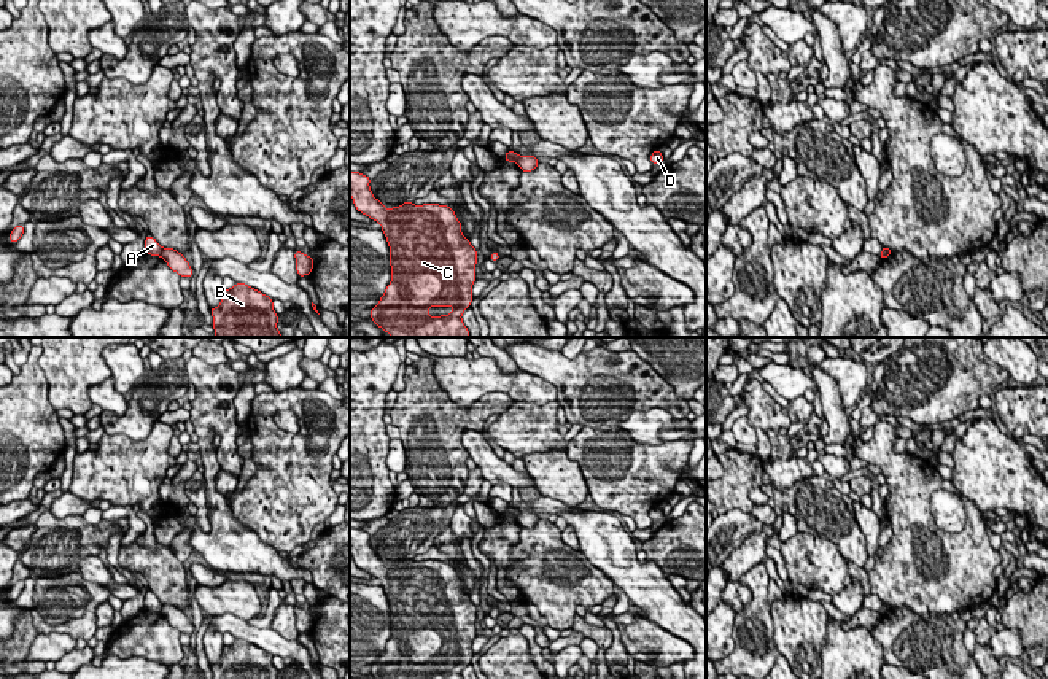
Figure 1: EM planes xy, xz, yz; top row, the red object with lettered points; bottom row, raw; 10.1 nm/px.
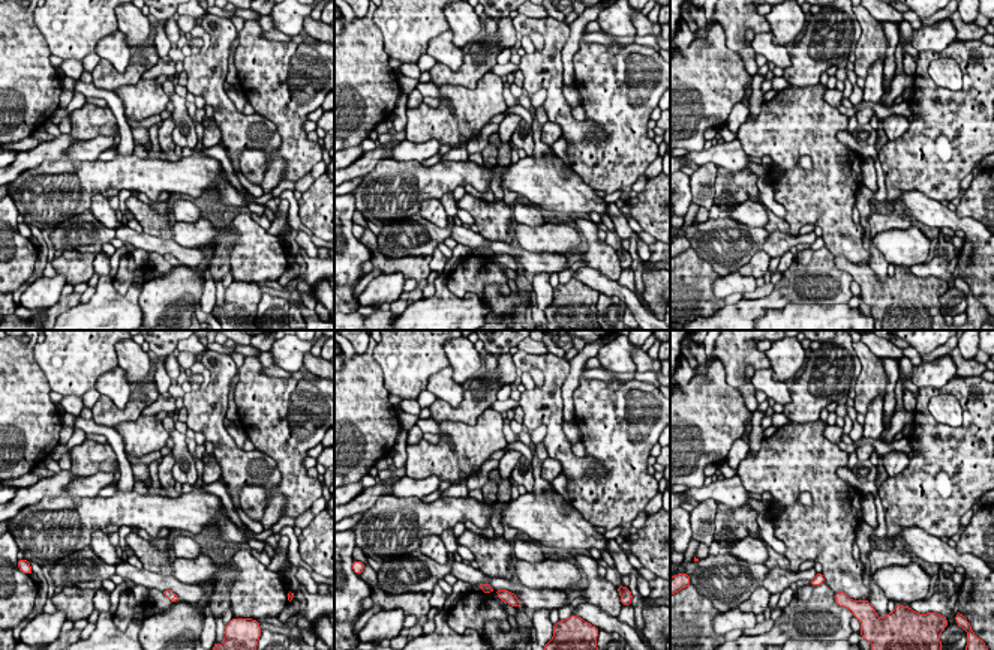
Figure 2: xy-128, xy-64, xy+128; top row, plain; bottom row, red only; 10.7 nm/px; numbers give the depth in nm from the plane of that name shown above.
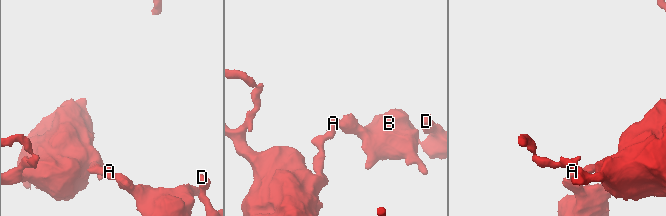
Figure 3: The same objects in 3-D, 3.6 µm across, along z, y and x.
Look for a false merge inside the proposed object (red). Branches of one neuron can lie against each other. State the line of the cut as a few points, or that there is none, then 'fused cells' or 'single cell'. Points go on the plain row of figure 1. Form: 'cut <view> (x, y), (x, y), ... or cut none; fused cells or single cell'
cut xy (163, 605), (159, 611); fused cells

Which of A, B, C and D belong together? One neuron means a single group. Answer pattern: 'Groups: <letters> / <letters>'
Groups: A C / B D

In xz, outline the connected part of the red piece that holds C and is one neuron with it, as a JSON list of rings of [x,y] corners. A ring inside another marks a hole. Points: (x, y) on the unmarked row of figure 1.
[[[350,528],[350,552],[358,568],[377,577],[390,603],[391,638],[380,654],[378,662],[371,665],[374,679],[463,679],[461,671],[471,663],[474,655],[471,646],[475,634],[477,607],[461,588],[461,579],[455,568],[447,561],[423,560],[415,561],[410,557],[399,563],[386,565],[374,553],[369,544],[371,534],[359,528]],[[431,663],[453,663],[448,671],[431,673]]]

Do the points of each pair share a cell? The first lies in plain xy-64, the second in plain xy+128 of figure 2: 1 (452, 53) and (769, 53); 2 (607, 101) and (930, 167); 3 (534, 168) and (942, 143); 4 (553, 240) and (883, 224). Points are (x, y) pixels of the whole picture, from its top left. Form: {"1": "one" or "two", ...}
{"1": "one", "2": "one", "3": "two", "4": "two"}

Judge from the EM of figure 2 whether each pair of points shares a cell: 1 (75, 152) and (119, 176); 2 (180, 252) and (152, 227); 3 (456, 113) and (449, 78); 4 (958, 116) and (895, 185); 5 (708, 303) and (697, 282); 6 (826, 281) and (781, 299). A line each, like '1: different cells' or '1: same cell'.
1: different cells
2: different cells
3: different cells
4: same cell
5: same cell
6: same cell

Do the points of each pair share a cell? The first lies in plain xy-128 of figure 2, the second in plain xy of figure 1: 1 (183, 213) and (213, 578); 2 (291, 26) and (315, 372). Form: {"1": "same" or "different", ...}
{"1": "same", "2": "different"}

